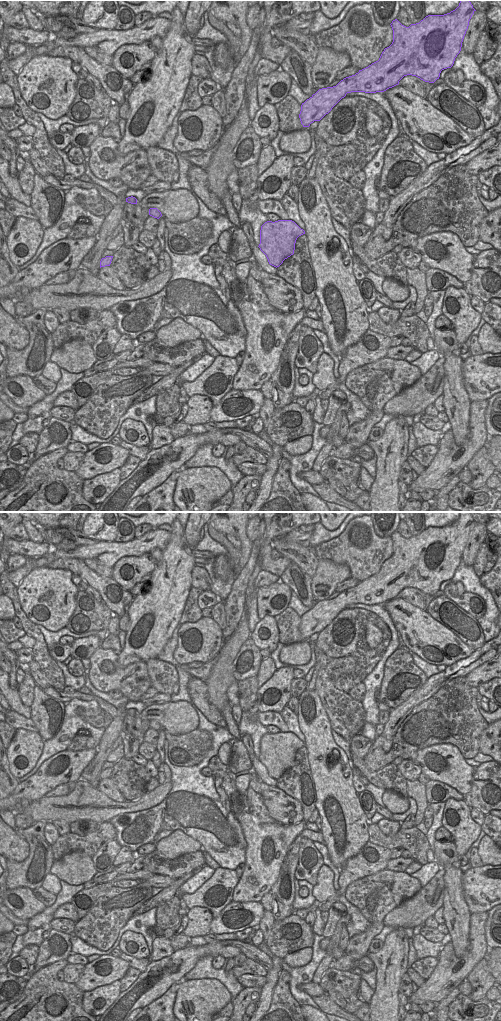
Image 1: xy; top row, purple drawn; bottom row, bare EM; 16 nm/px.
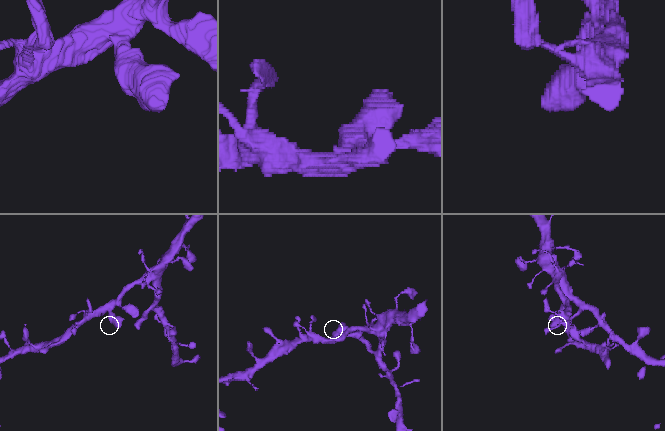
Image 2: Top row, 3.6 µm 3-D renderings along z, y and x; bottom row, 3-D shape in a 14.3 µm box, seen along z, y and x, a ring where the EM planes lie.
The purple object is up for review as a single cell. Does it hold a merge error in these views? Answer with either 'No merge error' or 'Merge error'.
No merge error

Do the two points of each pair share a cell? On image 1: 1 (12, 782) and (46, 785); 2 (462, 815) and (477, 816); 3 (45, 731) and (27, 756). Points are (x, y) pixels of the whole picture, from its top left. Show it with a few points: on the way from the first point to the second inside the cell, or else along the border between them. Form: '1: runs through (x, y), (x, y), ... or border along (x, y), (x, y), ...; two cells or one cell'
1: border along (19, 783), (10, 794); two cells
2: border along (470, 808), (470, 816), (480, 826); two cells
3: border along (38, 733), (43, 740); two cells

